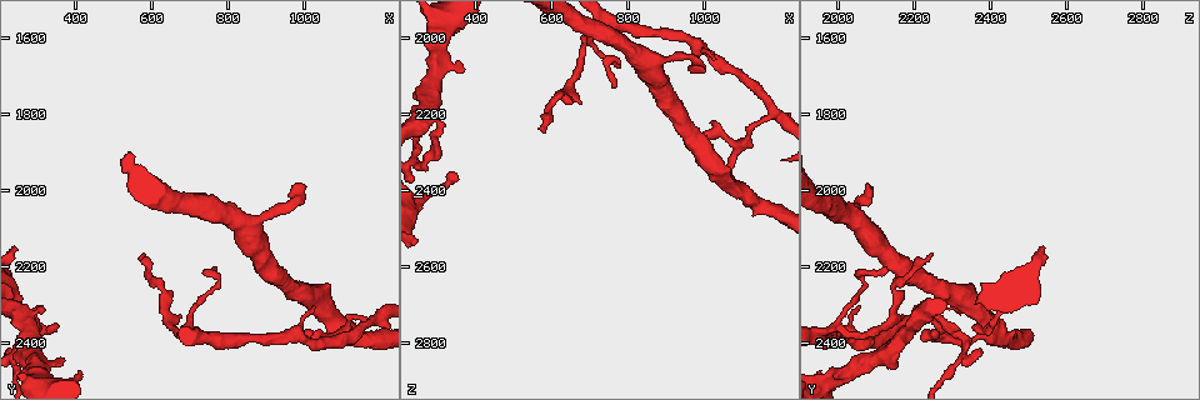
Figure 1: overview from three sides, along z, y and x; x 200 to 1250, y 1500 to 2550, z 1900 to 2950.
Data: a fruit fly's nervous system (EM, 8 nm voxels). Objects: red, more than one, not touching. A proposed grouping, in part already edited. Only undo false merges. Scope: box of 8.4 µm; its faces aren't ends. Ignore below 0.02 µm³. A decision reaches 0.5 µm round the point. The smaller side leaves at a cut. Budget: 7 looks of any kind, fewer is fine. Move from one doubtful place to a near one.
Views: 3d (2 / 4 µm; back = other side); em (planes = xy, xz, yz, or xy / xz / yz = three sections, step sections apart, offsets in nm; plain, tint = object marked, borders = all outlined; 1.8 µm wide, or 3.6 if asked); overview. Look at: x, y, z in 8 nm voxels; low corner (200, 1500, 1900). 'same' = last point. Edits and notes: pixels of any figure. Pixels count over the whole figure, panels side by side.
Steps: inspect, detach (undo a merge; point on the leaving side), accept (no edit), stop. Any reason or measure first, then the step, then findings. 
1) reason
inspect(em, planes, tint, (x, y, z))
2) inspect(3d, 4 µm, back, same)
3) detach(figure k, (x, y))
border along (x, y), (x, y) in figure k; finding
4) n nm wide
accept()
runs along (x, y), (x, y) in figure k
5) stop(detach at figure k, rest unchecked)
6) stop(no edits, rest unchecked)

inspect(3d, 4 µm, (680, 2375, 2035))

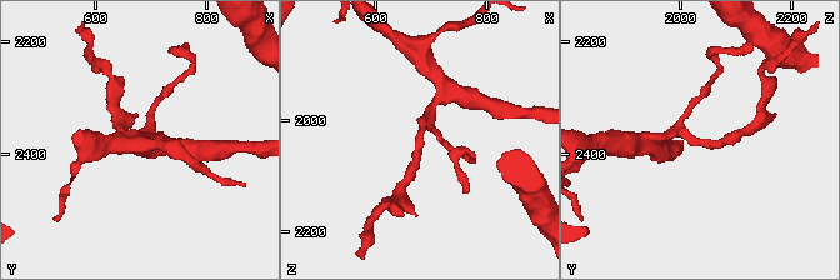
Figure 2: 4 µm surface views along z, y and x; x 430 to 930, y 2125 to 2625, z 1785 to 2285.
now the EM
inspect(em, planes, tint, (680, 2375, 2040))

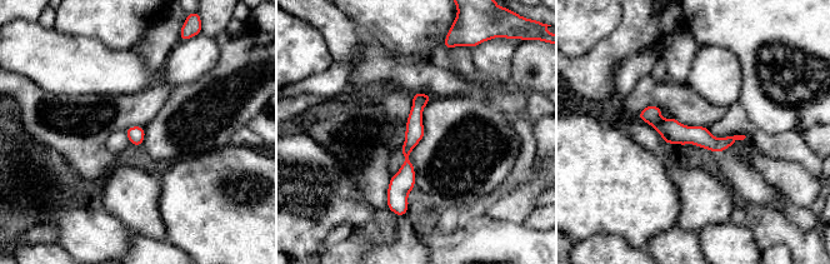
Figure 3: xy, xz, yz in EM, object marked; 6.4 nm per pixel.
accept()
runs along (419, 95), (403, 205) in figure 3; one neuron here

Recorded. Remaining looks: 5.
inspect(3d, 2 µm, (1175, 2340, 2200))

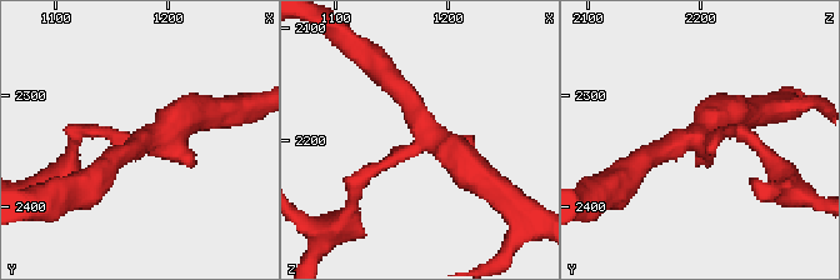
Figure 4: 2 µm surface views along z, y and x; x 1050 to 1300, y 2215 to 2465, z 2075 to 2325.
now the EM
inspect(em, planes, tint, (1178, 2344, 2196))

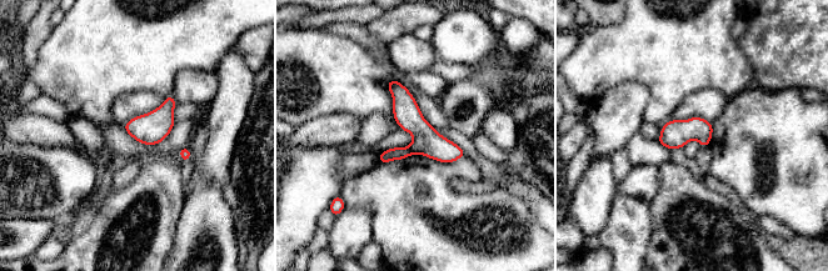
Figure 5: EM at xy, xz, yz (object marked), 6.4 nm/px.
180 nm wide
detach(figure 5, (427, 141))
border along (408, 146), (413, 152) in figure 5; two neurons meet here

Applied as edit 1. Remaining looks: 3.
redraw
inspect(overview)

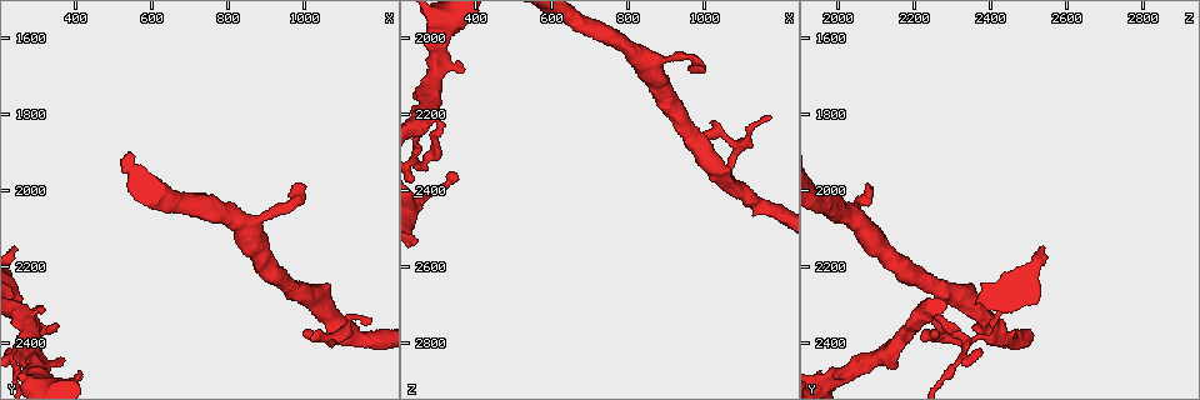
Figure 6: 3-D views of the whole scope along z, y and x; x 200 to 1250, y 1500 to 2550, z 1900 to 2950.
inspect(em, 3.6 µm, planes, tint, (1080, 2365, 2400))

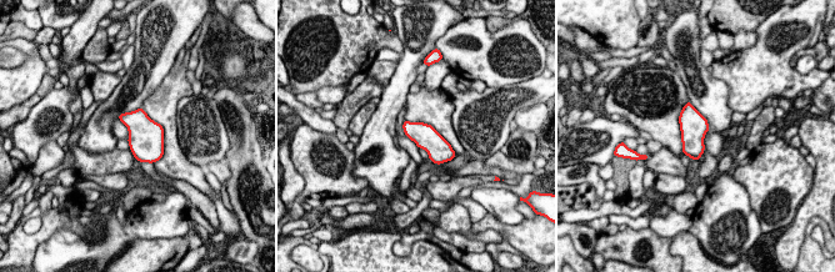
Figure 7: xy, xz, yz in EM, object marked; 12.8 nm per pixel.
accept()
one neuron here

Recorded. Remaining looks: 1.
stop(detach at figure 5, rest unchecked)

